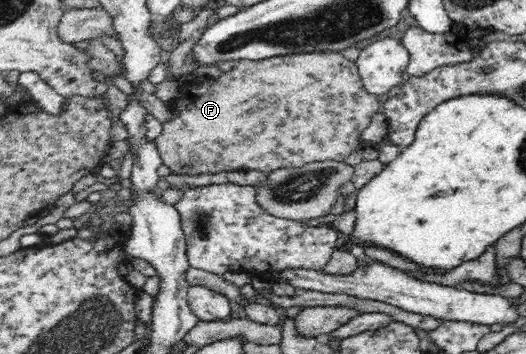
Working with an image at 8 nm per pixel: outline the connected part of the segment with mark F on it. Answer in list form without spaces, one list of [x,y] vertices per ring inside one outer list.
[[[310,52],[304,54],[288,54],[286,56],[265,58],[253,61],[240,59],[234,62],[231,70],[220,71],[218,76],[204,77],[178,87],[178,97],[172,99],[173,113],[161,122],[160,134],[151,140],[160,156],[162,166],[170,169],[176,176],[202,176],[202,174],[220,174],[220,172],[239,172],[240,170],[256,170],[263,173],[274,172],[280,168],[298,168],[312,162],[335,160],[344,162],[353,150],[360,148],[361,132],[368,126],[373,112],[382,111],[382,98],[370,94],[361,87],[361,80],[354,64],[339,52]]]

